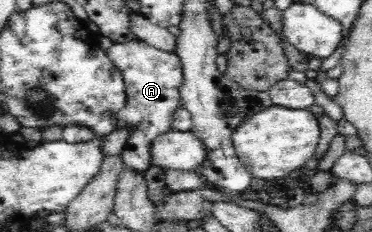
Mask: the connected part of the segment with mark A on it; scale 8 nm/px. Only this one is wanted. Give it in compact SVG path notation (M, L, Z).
M139 39L127 43L115 43L106 49L108 58L124 77L128 101L117 113L117 129L129 128L129 139L121 153L128 169L144 170L152 166L149 147L155 137L171 131L172 115L180 107L180 87L183 82L179 56L170 51L157 49Z

